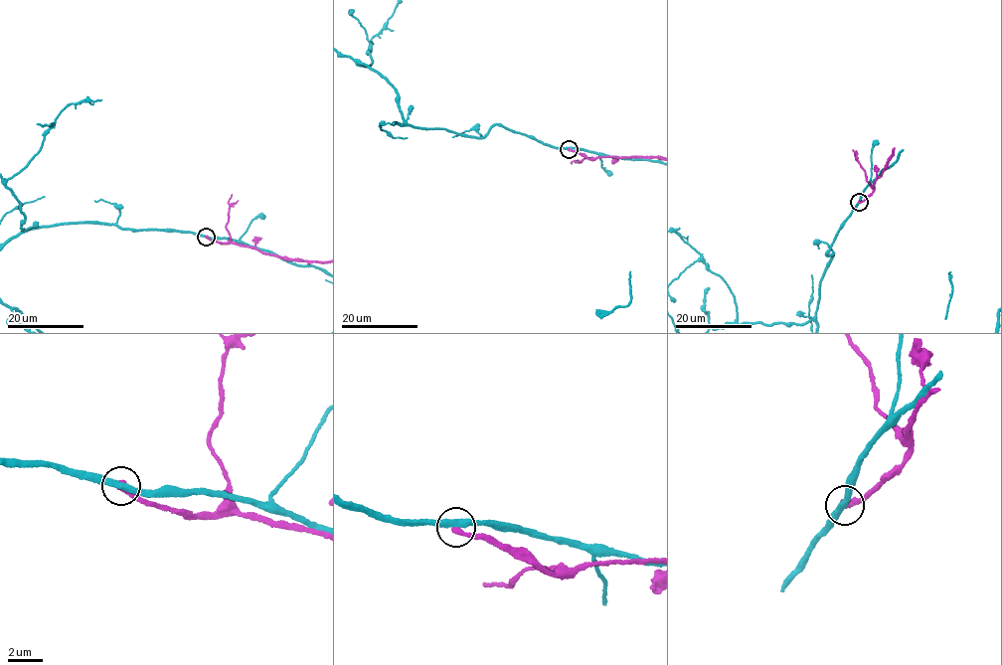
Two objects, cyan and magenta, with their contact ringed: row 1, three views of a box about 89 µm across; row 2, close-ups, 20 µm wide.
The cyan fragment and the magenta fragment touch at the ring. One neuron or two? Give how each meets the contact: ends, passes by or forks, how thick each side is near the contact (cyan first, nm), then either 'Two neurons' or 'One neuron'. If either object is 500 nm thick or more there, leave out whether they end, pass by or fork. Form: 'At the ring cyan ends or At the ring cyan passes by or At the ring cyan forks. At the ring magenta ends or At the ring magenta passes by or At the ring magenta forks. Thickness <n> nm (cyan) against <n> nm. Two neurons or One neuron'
At the ring cyan passes by. At the ring magenta ends. Thickness 360 nm (cyan) against 360 nm. Two neurons

